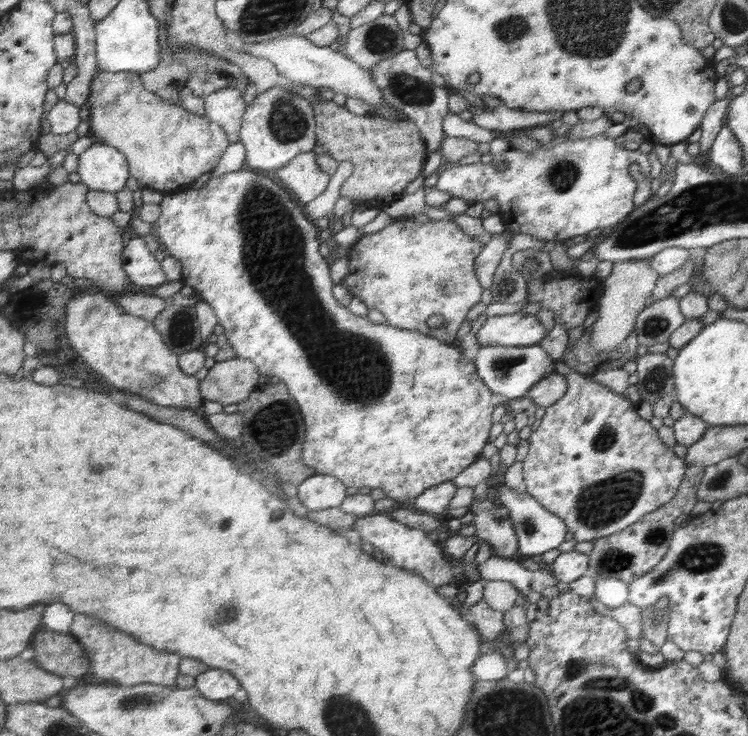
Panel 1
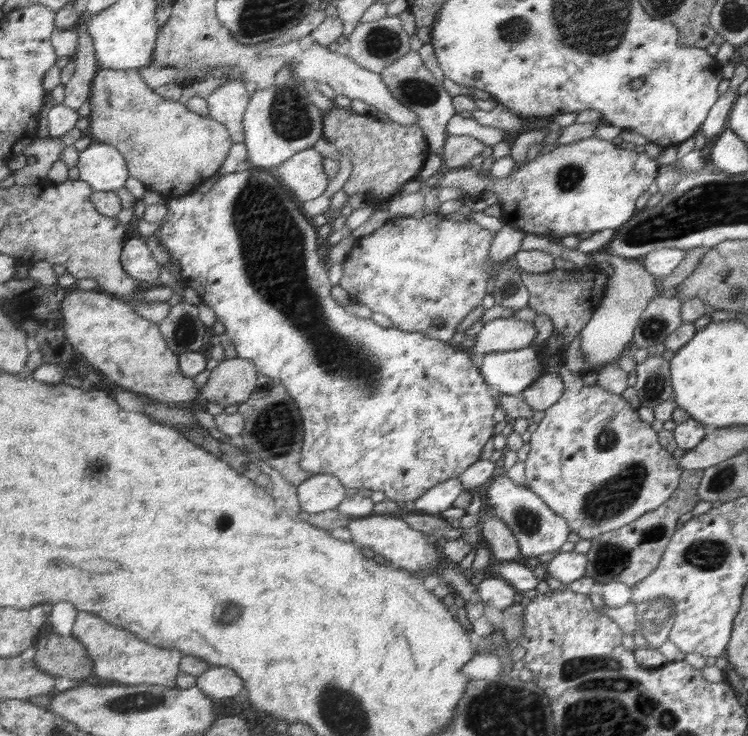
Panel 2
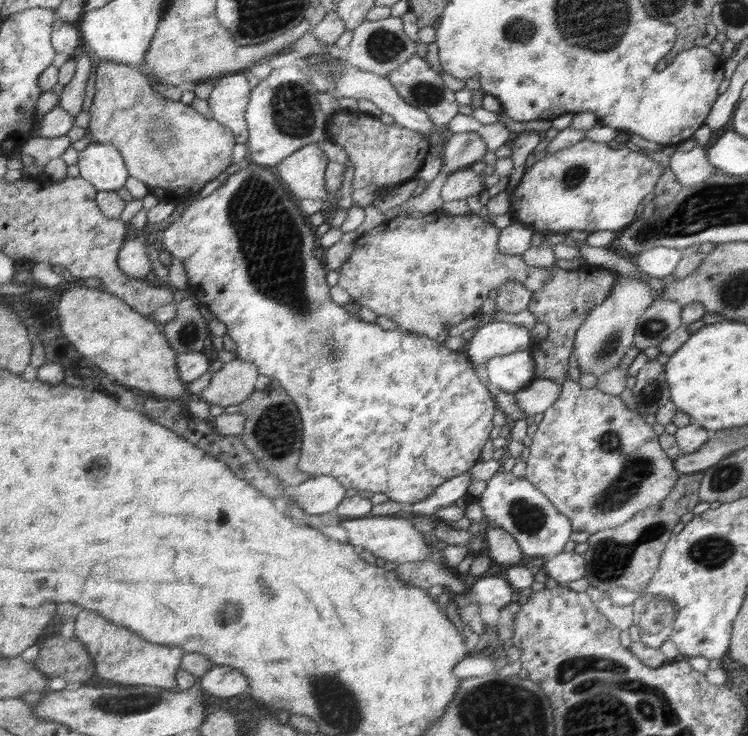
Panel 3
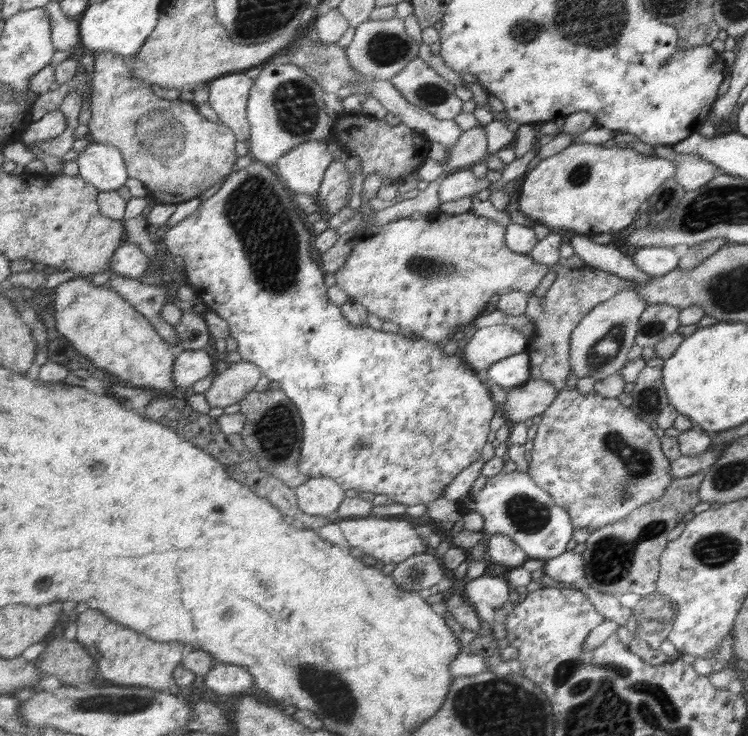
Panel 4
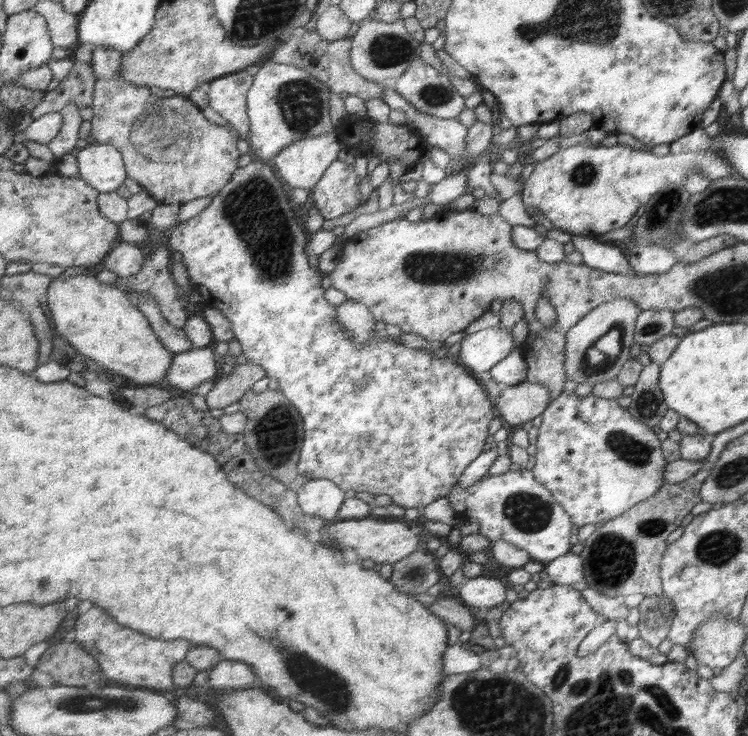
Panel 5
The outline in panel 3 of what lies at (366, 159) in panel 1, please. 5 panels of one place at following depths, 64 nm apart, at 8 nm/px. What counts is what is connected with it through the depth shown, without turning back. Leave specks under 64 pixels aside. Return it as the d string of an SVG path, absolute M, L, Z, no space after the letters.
M338 110L328 121L329 142L338 144L354 164L352 188L366 188L368 184L376 184L379 192L386 192L398 182L412 178L422 165L430 150L430 142L417 130L396 123L383 124L379 117L362 112Z

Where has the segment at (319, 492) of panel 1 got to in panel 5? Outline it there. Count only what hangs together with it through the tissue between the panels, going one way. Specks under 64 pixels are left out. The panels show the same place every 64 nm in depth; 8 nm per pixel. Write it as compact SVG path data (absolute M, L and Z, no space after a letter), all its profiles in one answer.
M312 479L297 490L300 508L306 515L332 520L346 500L344 491L326 479Z

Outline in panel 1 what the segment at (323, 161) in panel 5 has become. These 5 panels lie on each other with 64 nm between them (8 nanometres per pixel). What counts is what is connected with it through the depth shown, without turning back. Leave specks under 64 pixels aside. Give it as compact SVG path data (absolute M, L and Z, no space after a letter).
M313 151L300 154L273 173L302 205L320 196L331 178L316 162L316 153Z

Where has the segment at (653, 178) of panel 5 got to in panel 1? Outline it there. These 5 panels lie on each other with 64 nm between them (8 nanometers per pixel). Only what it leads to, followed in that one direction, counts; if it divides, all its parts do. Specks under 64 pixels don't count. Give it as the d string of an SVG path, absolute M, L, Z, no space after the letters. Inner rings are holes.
M602 133L562 143L542 143L532 154L510 148L505 154L494 155L489 164L479 161L445 166L435 187L470 204L496 200L505 230L558 242L596 228L616 227L628 217L634 210L632 196L636 190L630 166L636 166L647 178L654 177L646 152L626 150ZM500 162L506 164L504 169L498 169Z

